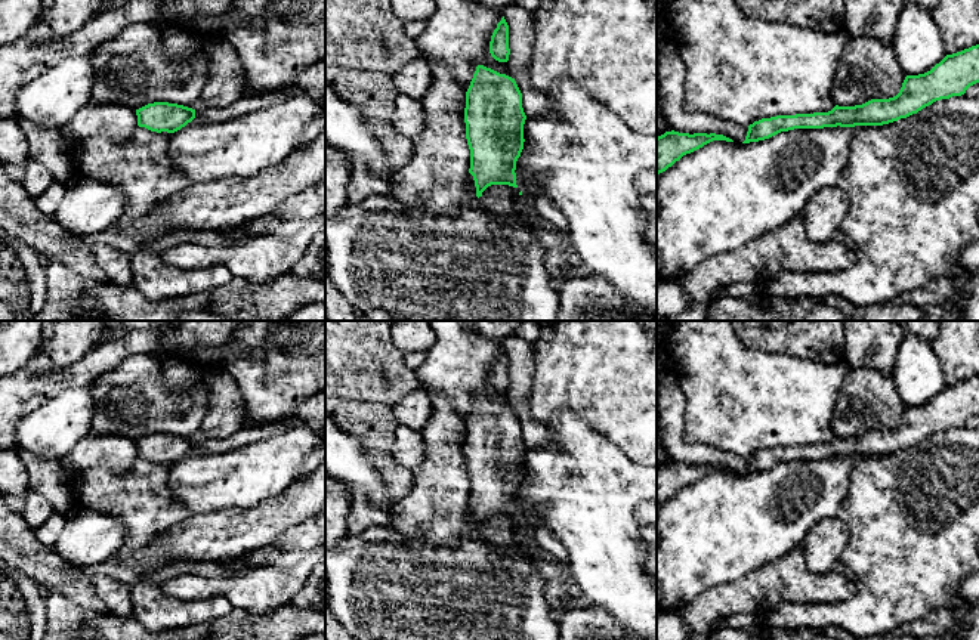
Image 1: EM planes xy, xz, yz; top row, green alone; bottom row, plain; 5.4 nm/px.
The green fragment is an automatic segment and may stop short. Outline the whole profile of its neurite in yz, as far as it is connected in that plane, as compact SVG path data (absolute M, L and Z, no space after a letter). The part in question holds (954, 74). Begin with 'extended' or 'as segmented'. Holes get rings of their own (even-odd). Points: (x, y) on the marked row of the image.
as segmented; M979 44L946 55L930 71L907 75L899 93L889 99L871 99L862 105L839 106L828 112L776 115L748 126L742 143L769 139L794 129L883 126L917 114L941 99L961 96L979 83Z

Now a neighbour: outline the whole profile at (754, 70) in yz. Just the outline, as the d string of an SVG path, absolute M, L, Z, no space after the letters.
M668 0L660 22L670 27L668 41L676 43L686 65L685 102L686 112L705 111L716 118L750 126L762 118L828 112L833 101L833 80L844 52L847 34L827 34L797 28L779 22L747 18L735 0Z

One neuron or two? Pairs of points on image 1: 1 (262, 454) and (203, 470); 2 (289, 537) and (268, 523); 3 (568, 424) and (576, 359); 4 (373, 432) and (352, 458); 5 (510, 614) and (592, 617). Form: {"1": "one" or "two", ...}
{"1": "one", "2": "two", "3": "two", "4": "two", "5": "two"}

